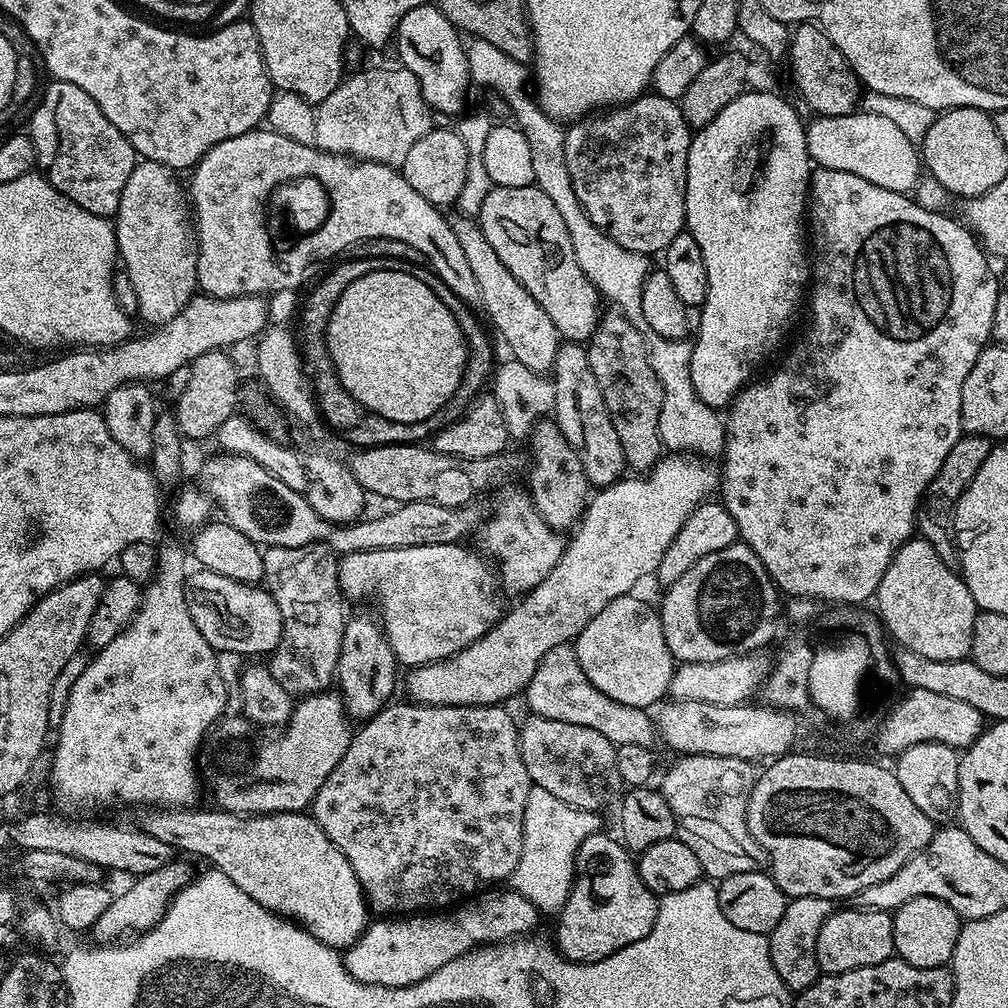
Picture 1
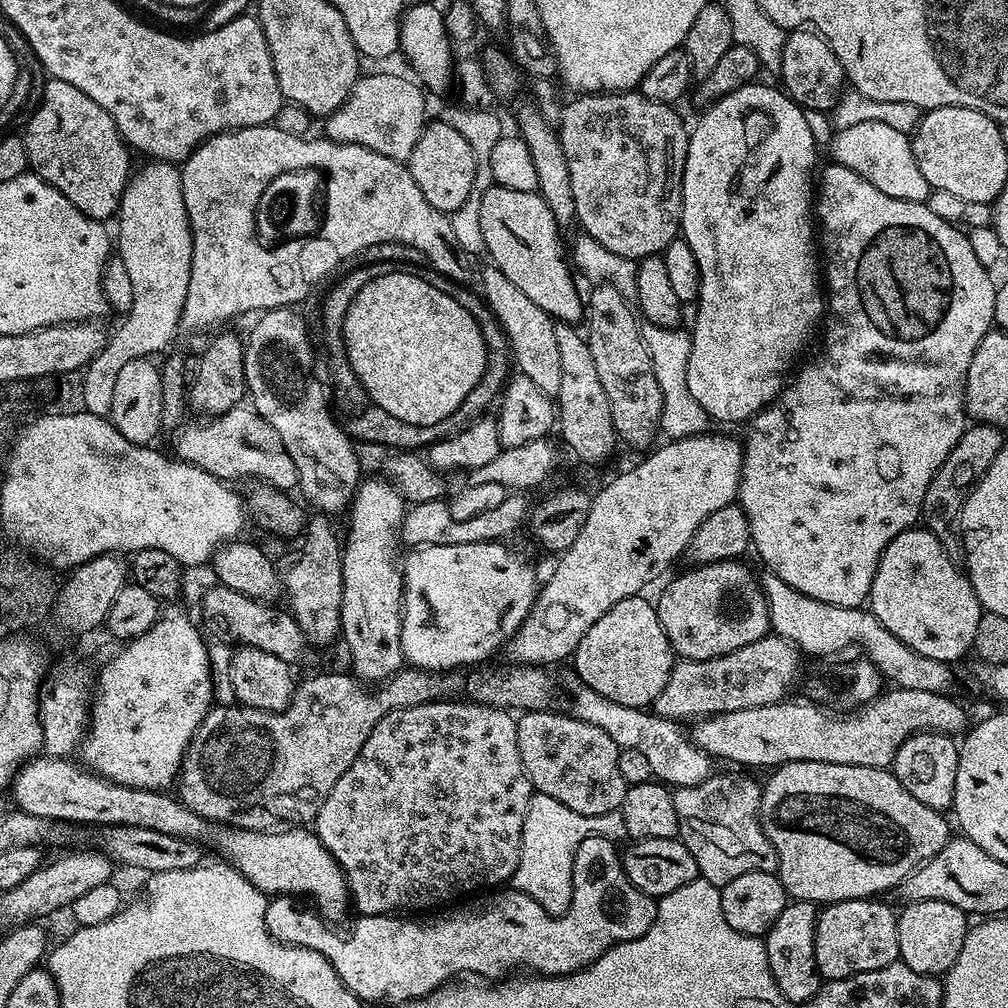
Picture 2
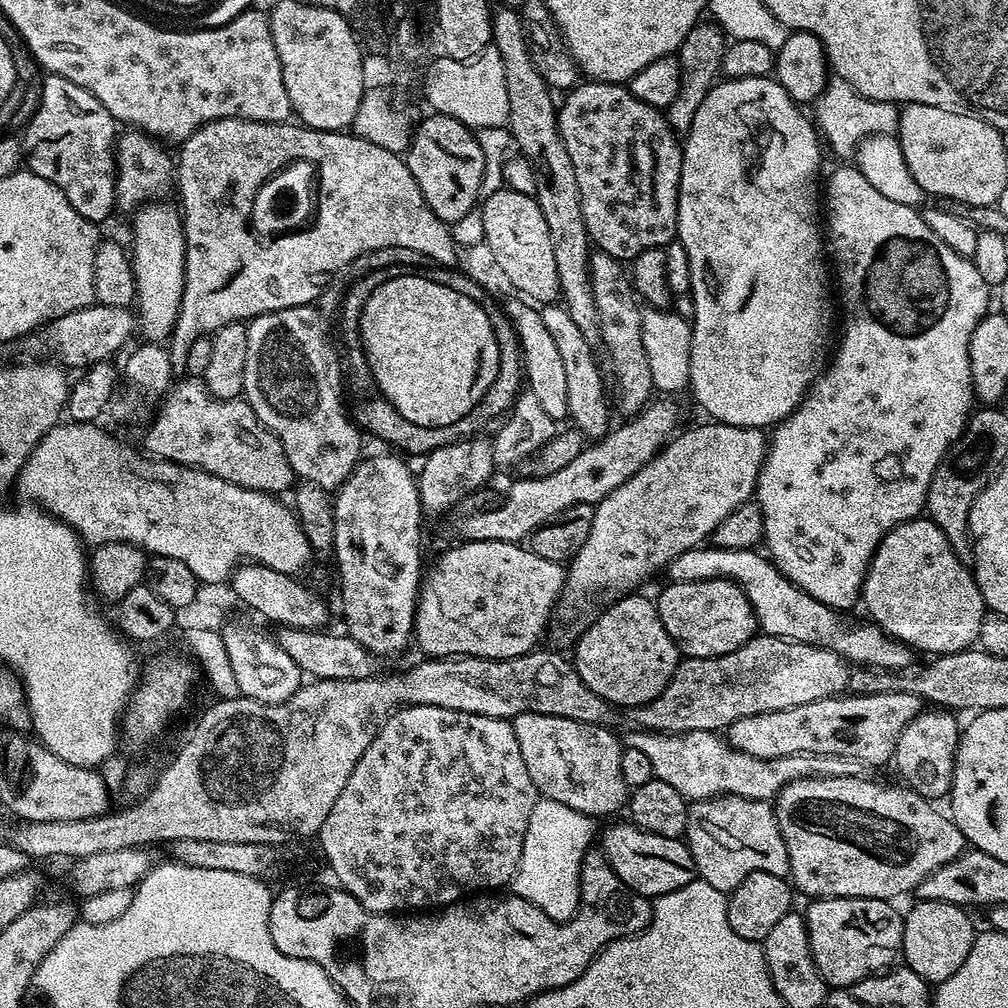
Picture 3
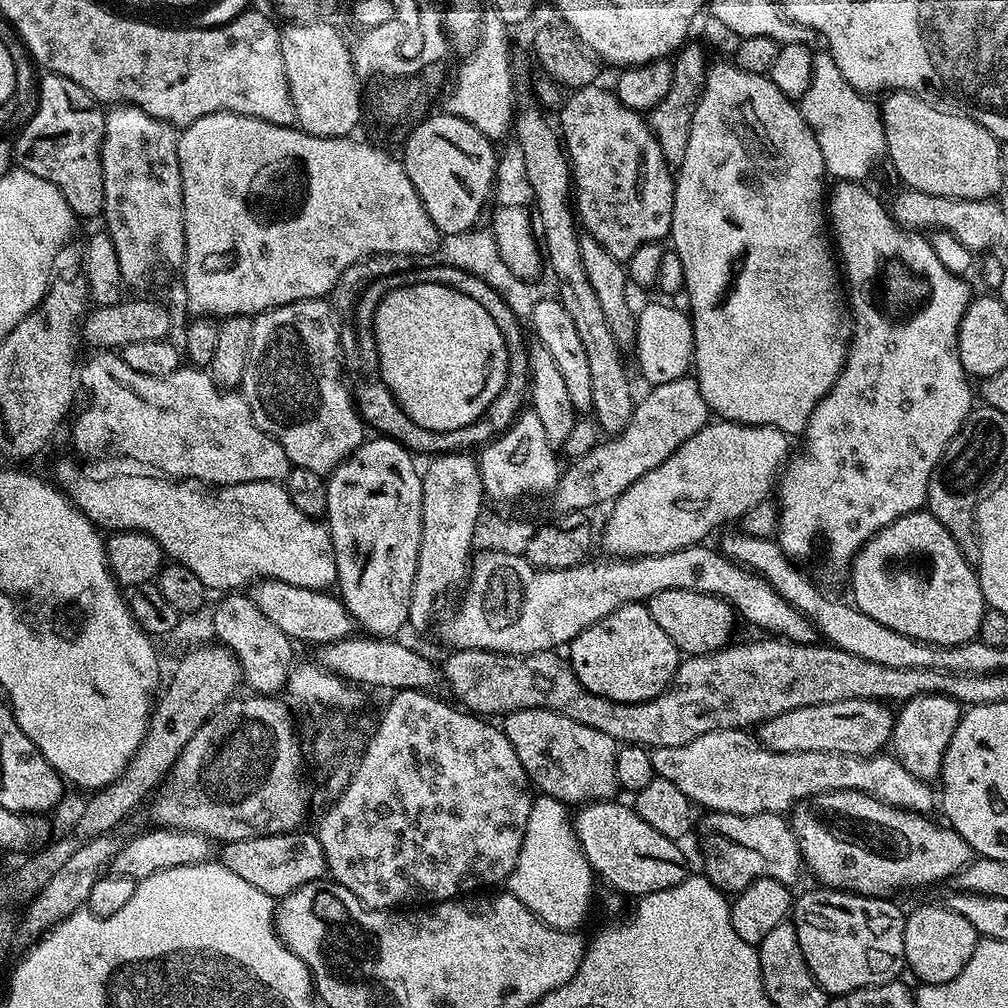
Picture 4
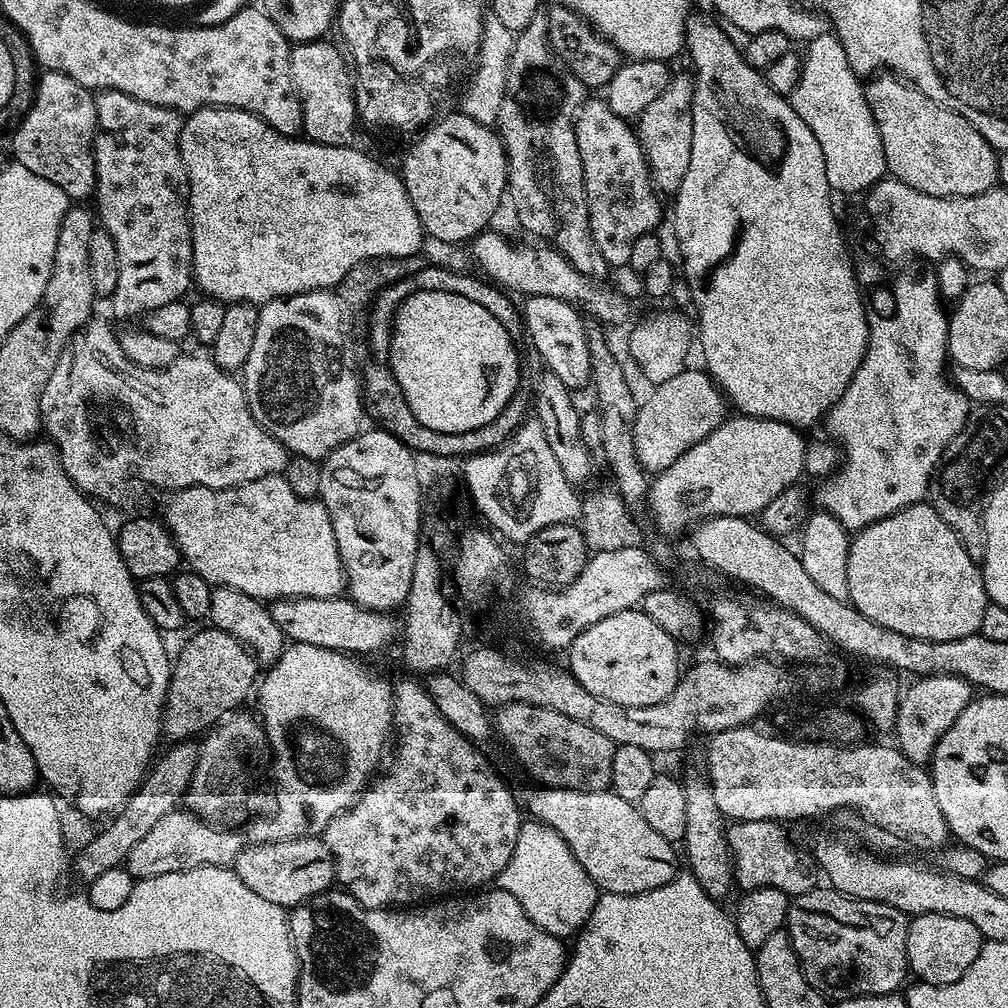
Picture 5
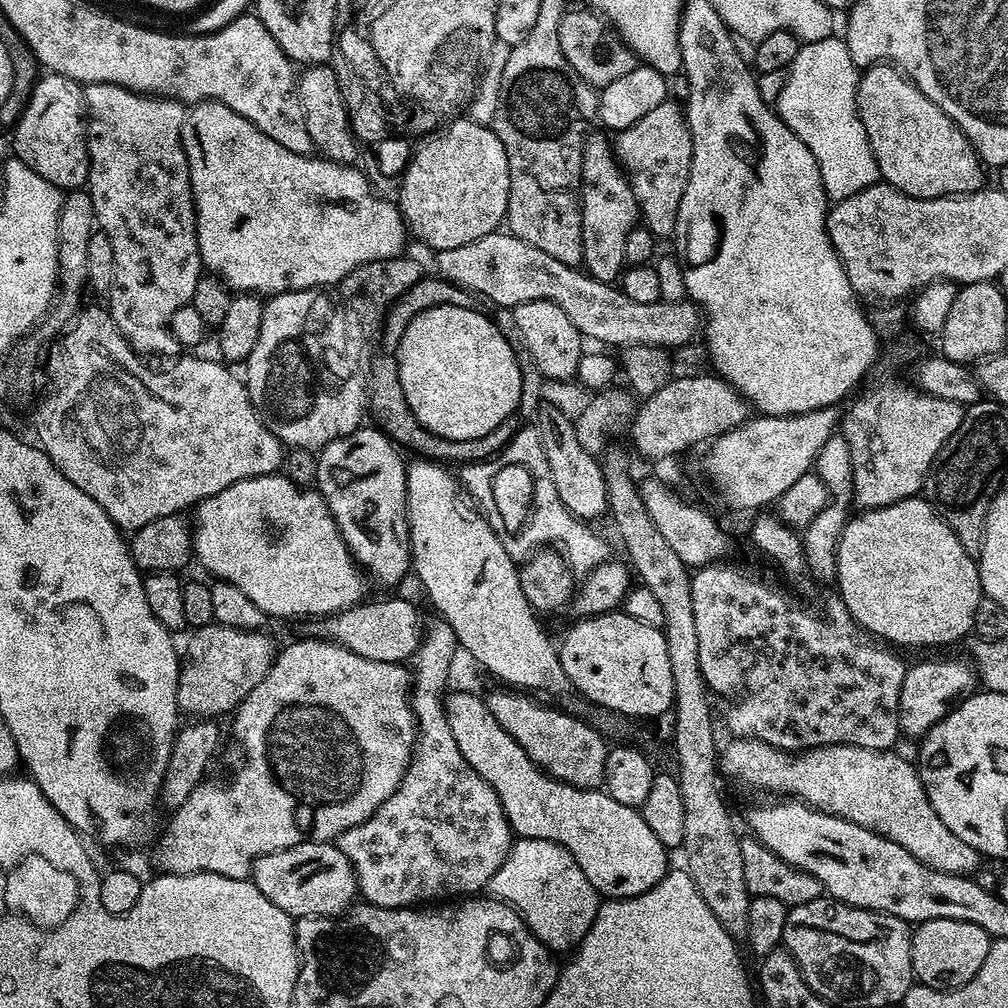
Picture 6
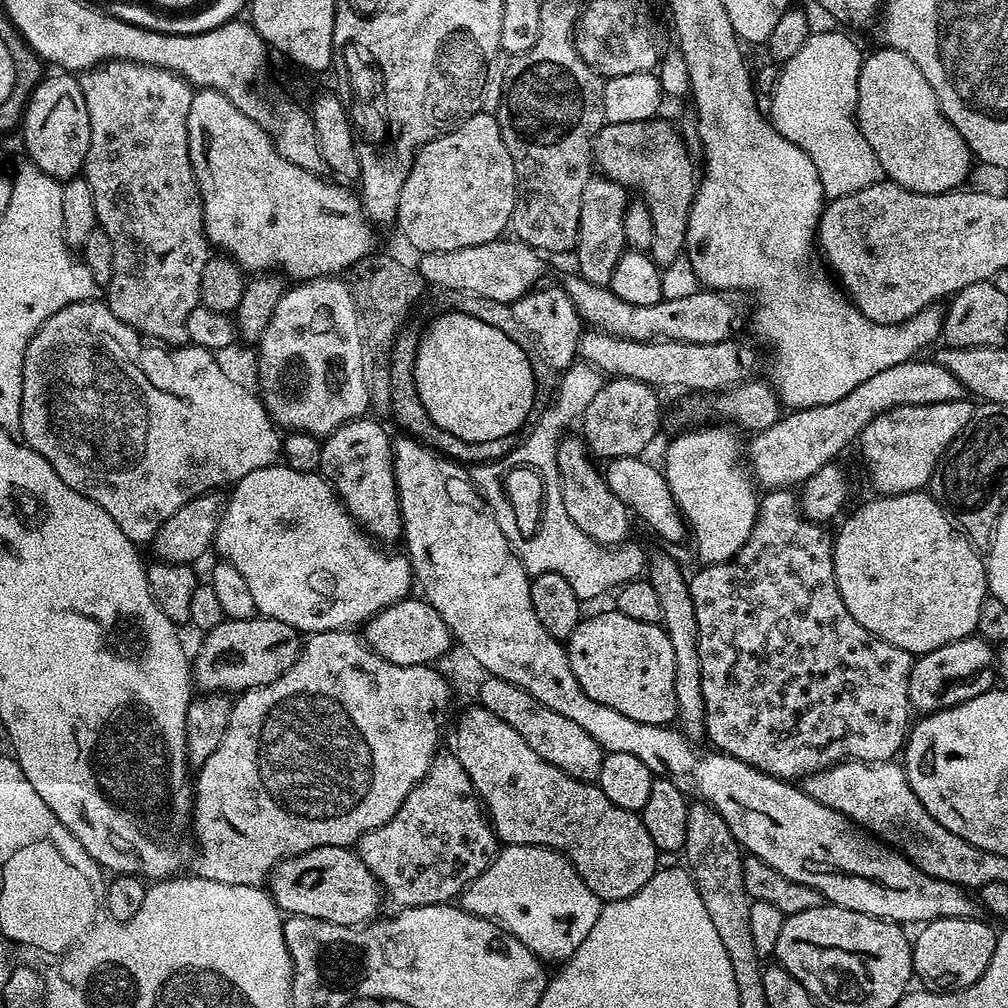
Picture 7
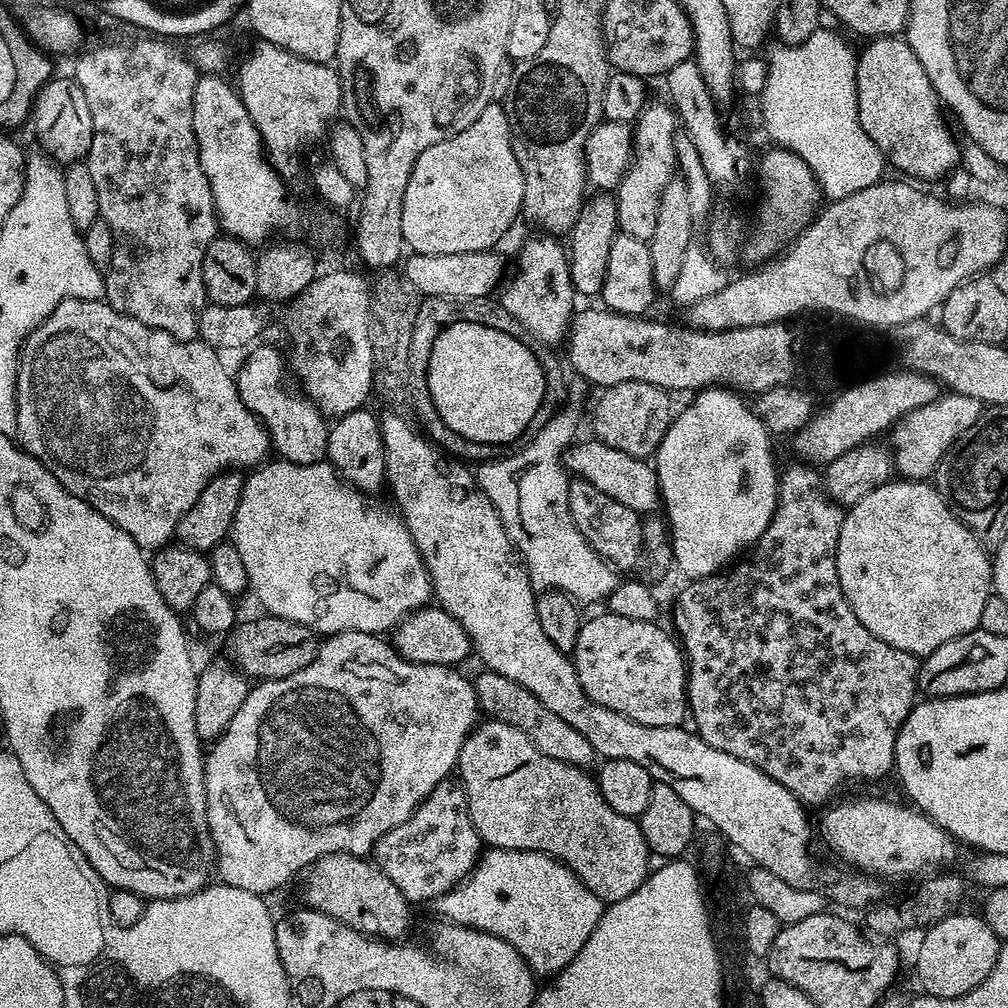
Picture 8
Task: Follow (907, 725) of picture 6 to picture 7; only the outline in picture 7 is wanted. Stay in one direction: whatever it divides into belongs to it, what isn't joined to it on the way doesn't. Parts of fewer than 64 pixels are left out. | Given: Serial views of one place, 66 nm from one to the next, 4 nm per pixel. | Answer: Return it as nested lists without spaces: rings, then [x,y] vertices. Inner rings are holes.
[[[973,634],[964,640],[938,646],[938,650],[930,650],[913,659],[908,707],[916,714],[941,712],[943,708],[953,708],[962,702],[978,698],[978,694],[991,692],[998,680],[995,666],[993,645],[981,640],[979,635]]]

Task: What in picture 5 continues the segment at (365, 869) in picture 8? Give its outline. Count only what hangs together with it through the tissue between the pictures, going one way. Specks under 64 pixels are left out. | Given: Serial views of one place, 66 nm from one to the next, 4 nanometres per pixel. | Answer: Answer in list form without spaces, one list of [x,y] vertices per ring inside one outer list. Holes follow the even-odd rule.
[[[299,836],[293,840],[279,840],[265,844],[249,843],[240,851],[234,871],[258,898],[274,902],[281,910],[291,910],[308,900],[329,891],[336,880],[336,863],[323,839]]]

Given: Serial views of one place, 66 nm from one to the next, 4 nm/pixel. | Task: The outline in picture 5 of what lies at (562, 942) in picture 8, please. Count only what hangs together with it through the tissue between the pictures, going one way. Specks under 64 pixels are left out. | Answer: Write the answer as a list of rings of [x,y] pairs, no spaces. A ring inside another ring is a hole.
[[[530,818],[525,819],[520,825],[514,854],[510,858],[510,862],[506,862],[506,866],[498,878],[498,886],[502,890],[514,894],[514,898],[518,898],[522,910],[526,910],[530,922],[534,922],[537,928],[546,930],[546,934],[561,938],[575,937],[583,929],[584,924],[594,910],[598,895],[595,882],[589,878],[586,870],[582,870],[578,858],[574,858],[570,846],[566,846],[563,838],[550,826]]]

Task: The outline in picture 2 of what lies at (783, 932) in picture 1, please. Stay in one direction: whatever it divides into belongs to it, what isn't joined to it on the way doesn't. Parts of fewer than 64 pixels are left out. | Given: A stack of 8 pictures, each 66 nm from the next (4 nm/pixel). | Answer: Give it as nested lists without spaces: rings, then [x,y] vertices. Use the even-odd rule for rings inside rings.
[[[792,900],[778,914],[774,926],[770,926],[767,936],[763,937],[766,958],[770,962],[770,974],[782,990],[782,994],[793,1006],[802,1006],[814,994],[818,994],[822,977],[814,958],[814,934],[816,933],[817,905],[809,900]]]

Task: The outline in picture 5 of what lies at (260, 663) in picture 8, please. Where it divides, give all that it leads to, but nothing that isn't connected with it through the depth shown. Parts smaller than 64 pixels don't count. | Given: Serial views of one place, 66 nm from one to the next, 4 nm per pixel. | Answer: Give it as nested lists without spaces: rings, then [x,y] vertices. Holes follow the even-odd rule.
[[[204,627],[181,646],[180,653],[177,656],[175,653],[171,661],[172,677],[164,703],[162,732],[172,742],[199,737],[213,724],[219,724],[243,705],[240,703],[247,698],[248,691],[250,696],[258,680],[258,661],[238,638],[220,628]]]

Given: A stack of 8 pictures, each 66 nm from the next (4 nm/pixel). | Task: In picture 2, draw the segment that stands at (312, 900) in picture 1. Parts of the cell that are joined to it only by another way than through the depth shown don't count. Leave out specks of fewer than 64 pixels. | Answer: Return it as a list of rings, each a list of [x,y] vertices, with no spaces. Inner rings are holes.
[[[37,754],[27,764],[23,764],[10,785],[10,796],[15,807],[38,818],[66,820],[77,826],[125,824],[130,828],[158,830],[162,834],[172,834],[174,838],[195,840],[209,849],[217,848],[231,867],[242,873],[259,892],[269,898],[281,894],[297,898],[309,896],[313,900],[309,901],[328,918],[342,915],[344,907],[347,904],[349,907],[350,893],[344,881],[344,871],[330,850],[326,850],[324,843],[317,838],[315,831],[304,826],[284,826],[279,830],[254,832],[248,828],[215,824],[212,820],[194,814],[167,791],[126,788],[70,761],[59,756]]]

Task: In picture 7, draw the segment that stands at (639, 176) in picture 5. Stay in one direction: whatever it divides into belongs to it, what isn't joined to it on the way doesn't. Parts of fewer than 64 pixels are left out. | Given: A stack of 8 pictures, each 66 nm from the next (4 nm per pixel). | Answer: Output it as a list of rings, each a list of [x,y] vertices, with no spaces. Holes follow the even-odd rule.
[[[593,175],[582,190],[582,210],[578,238],[574,249],[575,271],[594,286],[609,287],[614,278],[614,266],[626,251],[624,242],[624,215],[630,203],[629,193],[621,184],[615,184],[606,176]]]

